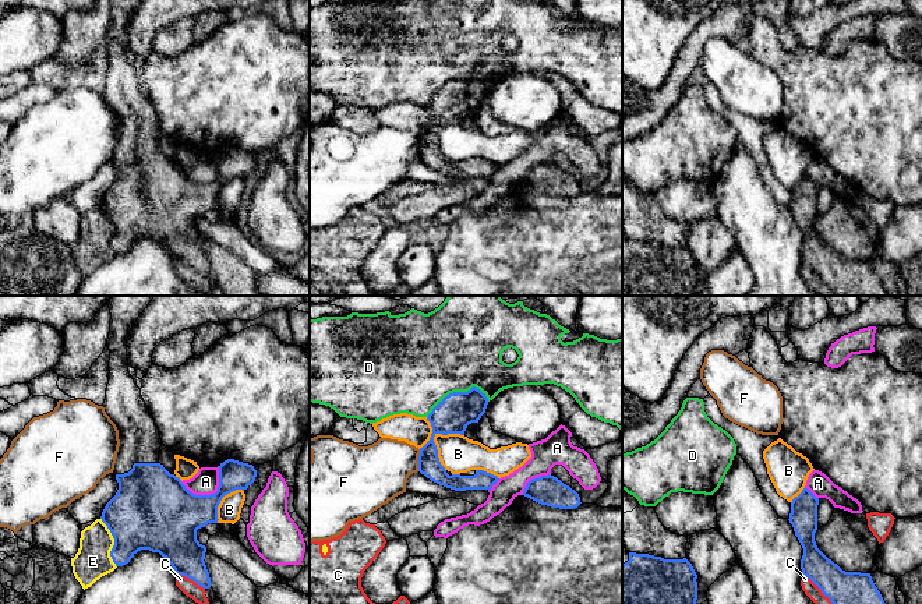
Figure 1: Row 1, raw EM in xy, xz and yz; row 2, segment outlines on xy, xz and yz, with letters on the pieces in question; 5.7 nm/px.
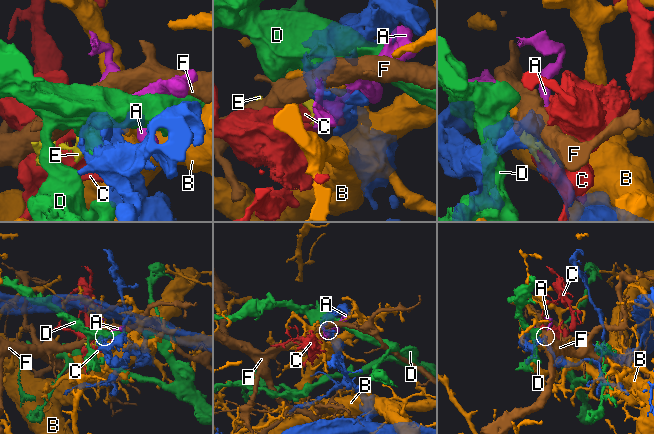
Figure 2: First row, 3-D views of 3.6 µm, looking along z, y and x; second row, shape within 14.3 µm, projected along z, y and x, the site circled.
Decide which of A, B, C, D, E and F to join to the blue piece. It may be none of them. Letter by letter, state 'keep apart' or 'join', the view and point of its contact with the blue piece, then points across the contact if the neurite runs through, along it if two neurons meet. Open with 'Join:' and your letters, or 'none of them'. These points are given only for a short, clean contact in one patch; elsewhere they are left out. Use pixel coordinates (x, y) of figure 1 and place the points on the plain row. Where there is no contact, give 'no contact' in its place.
Join: none of them
A: keep apart; meets blue in xy at (209, 183); border along xy (219, 154), (219, 173), (211, 182), (193, 182), (180, 169)
B: keep apart; meets blue in xz at (434, 131)
C: keep apart; meets blue in xy at (191, 267)
D: keep apart; meets blue in xz at (456, 80)
E: keep apart; meets blue in xy at (115, 230)
F: keep apart; meets blue in xz at (419, 148)

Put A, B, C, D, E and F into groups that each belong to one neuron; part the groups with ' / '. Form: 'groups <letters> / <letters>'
groups A / B / C E / D / F

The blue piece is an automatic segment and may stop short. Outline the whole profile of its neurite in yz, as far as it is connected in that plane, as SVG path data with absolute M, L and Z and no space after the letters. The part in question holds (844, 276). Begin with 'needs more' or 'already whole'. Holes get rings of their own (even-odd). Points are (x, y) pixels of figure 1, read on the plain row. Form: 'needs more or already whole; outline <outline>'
already whole; outline M806 174L791 190L788 208L803 236L802 262L809 265L837 296L887 296L870 261L845 259L817 236L817 192L819 186Z

